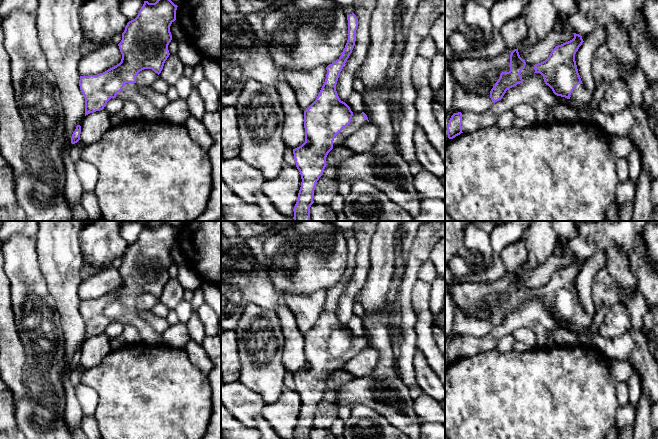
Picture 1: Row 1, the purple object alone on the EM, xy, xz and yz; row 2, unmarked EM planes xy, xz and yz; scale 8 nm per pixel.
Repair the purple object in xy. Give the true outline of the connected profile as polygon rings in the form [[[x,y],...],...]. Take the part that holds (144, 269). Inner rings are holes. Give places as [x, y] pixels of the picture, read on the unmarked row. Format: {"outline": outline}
{"outline": [[[168,221],[155,227],[144,225],[137,241],[129,245],[118,268],[122,283],[107,295],[80,300],[79,310],[85,322],[85,340],[103,334],[111,322],[134,326],[142,343],[162,344],[162,335],[147,323],[136,308],[137,298],[152,293],[158,299],[170,277],[171,248],[176,244],[175,229]]]}

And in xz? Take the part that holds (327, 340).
{"outline": [[[354,237],[347,239],[348,264],[341,280],[326,291],[325,306],[316,324],[304,335],[305,366],[293,373],[296,391],[301,399],[301,411],[294,430],[294,439],[310,439],[314,427],[316,407],[326,391],[326,381],[336,370],[368,348],[367,339],[353,337],[340,324],[336,308],[356,265],[358,243]]]}

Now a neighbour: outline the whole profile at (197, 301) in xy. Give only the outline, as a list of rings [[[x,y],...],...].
[[[201,288],[196,289],[193,291],[193,298],[190,301],[194,311],[196,311],[199,307],[201,307],[204,303],[204,294]]]

